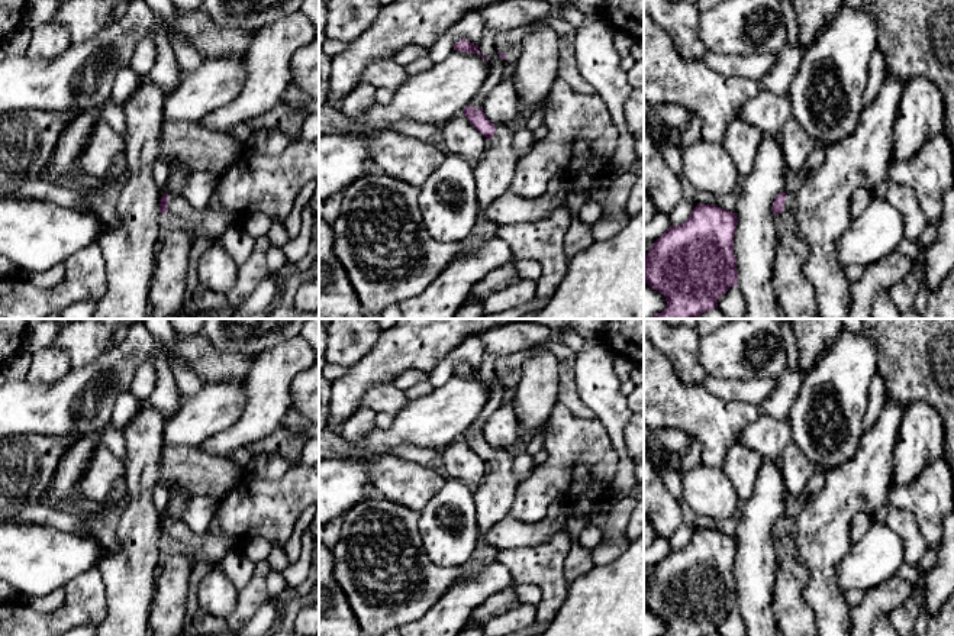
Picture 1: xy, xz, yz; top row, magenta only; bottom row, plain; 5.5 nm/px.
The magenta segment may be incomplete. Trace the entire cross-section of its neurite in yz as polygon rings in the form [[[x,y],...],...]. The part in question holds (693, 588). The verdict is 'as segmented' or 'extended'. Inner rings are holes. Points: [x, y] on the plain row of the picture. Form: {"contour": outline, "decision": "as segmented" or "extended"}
{"contour": [[[697,529],[689,543],[670,551],[650,572],[644,594],[644,607],[665,622],[663,636],[709,636],[718,633],[718,624],[738,610],[734,562],[738,543],[713,529]]], "decision": "as segmented"}

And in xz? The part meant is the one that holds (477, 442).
{"contour": [[[468,429],[463,439],[490,465],[483,482],[474,488],[477,529],[480,540],[484,540],[486,533],[509,514],[516,488],[523,480],[513,474],[512,451],[493,449],[486,442],[483,432],[477,435]]], "decision": "extended"}

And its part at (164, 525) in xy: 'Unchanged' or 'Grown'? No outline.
Grown

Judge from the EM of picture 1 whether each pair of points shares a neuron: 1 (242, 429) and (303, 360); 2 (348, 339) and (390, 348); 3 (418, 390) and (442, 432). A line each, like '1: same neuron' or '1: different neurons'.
1: same neuron
2: different neurons
3: different neurons

